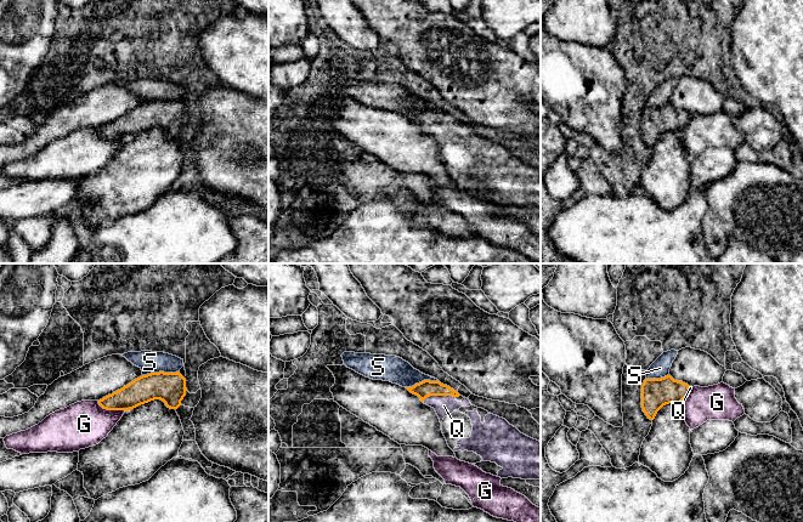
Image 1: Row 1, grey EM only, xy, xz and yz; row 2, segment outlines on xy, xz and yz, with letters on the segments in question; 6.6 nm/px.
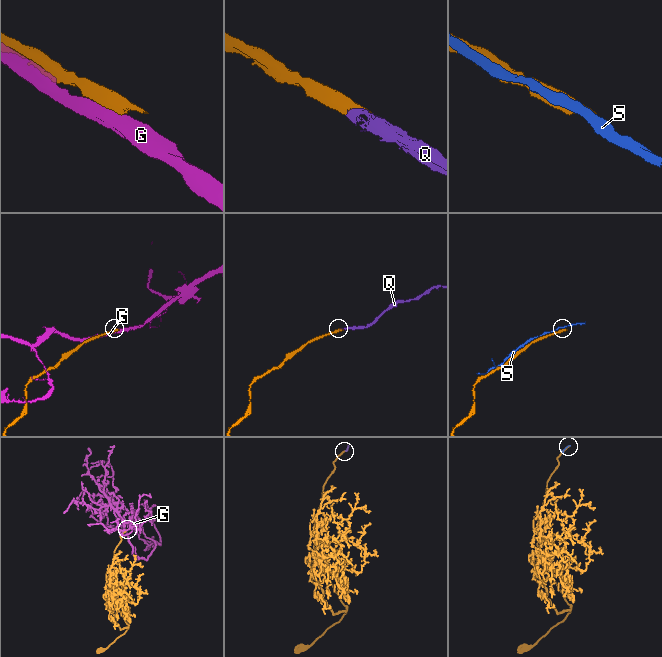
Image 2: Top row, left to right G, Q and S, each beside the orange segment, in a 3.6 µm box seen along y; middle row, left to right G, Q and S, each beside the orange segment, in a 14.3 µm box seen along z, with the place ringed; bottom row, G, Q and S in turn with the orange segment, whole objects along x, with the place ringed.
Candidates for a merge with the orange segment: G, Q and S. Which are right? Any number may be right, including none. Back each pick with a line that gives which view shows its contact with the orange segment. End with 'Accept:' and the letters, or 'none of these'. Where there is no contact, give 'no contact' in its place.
Q: contact in xz
Accept: Q

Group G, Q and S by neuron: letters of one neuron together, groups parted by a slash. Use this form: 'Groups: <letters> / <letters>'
Groups: G / Q / S

